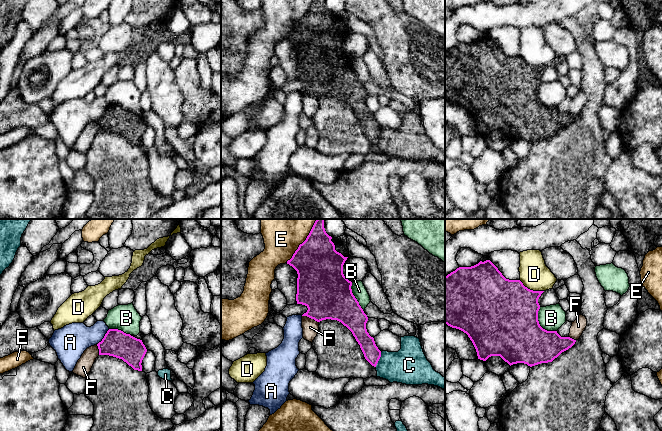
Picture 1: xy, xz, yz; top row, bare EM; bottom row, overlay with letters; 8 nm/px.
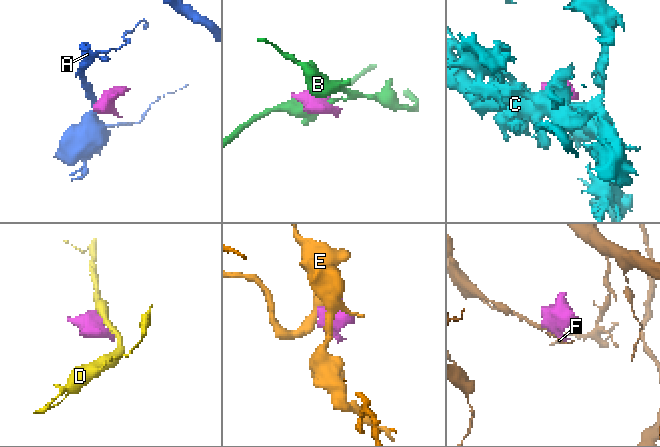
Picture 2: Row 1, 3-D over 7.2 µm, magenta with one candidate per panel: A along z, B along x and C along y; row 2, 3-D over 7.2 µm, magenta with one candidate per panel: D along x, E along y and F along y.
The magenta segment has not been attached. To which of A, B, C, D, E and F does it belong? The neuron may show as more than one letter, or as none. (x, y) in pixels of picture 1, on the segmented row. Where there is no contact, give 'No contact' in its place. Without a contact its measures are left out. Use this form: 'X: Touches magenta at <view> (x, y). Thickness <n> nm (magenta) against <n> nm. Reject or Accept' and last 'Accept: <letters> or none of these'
A: Touches magenta at xy (104, 337). Thickness 220 nm (magenta) against 260 nm. Reject
B: Touches magenta at yz (539, 324). Thickness 480 nm (magenta) against 200 nm. Reject
C: Touches magenta at xz (379, 358). Thickness 140 nm (magenta) against 300 nm. Accept
D: Touches magenta at yz (531, 290). Thickness 480 nm (magenta) against 240 nm. Reject
E: Touches magenta at xz (304, 241). Thickness 380 nm (magenta) against 420 nm. Reject
F: Touches magenta at xz (310, 317). Thickness 400 nm (magenta) against 130 nm. Reject
Accept: C

